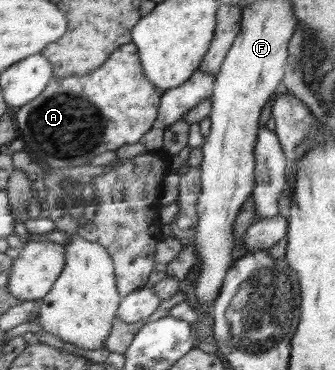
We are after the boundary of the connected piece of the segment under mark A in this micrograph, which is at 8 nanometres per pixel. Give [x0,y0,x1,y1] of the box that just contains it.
[16,42,164,170]

